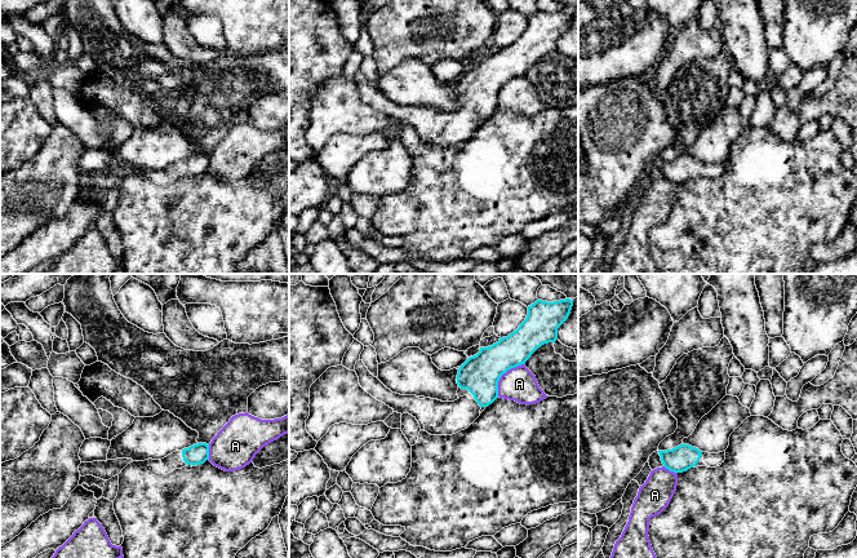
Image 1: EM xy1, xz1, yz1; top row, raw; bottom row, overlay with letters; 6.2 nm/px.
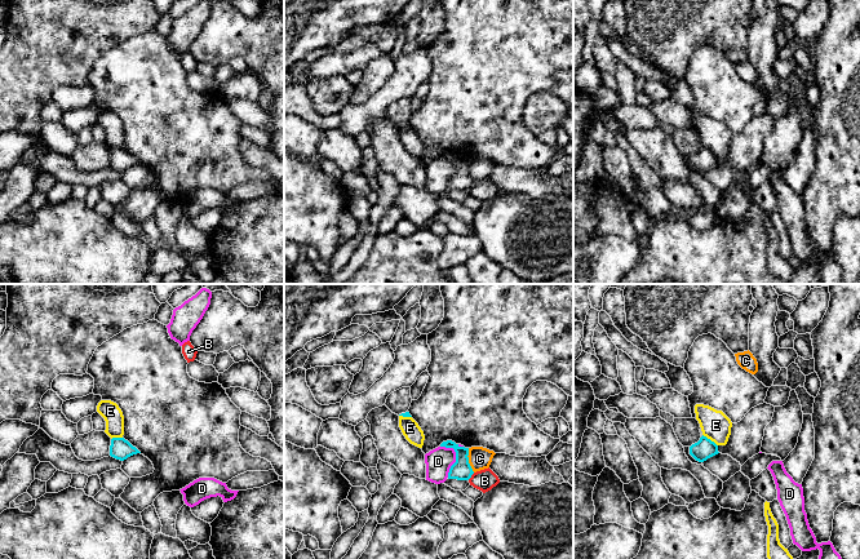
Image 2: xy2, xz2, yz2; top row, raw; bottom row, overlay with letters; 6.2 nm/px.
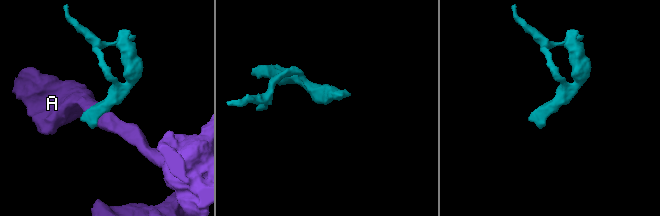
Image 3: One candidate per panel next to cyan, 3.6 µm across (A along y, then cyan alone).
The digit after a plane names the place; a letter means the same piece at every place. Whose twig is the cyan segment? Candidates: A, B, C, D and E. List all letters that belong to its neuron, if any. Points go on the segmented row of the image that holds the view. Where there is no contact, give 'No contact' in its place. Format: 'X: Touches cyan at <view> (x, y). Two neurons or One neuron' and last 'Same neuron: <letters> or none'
A: Touches cyan at xz1 (502, 373). Two neurons
B: Touches cyan at xz2 (470, 477). Two neurons
C: Touches cyan at xz2 (468, 460). Two neurons
D: Touches cyan at xz2 (456, 457). Two neurons
E: Touches cyan at yz2 (709, 439). Two neurons
Same neuron: none

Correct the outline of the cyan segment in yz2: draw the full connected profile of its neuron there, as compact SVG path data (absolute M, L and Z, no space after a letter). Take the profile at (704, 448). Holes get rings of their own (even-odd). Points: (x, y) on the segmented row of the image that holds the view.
M704 435L690 447L690 454L699 462L704 462L718 453L718 445Z

